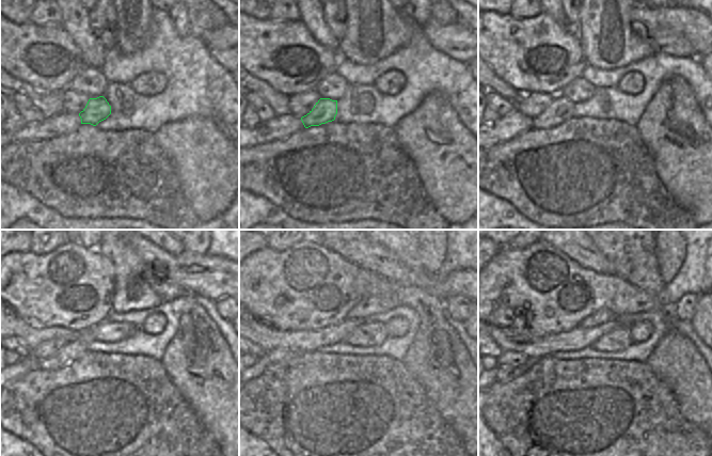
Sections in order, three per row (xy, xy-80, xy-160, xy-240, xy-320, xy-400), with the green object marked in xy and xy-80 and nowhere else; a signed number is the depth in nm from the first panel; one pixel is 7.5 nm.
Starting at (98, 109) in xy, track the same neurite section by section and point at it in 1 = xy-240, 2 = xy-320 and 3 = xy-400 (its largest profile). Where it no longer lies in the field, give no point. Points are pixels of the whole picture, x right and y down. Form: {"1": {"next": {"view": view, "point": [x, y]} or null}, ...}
{"1": {"next": {"view": "xy-240", "point": [72, 350]}}, "2": {"next": {"view": "xy-320", "point": [281, 368]}}, "3": {"next": {"view": "xy-400", "point": [505, 374]}}}

